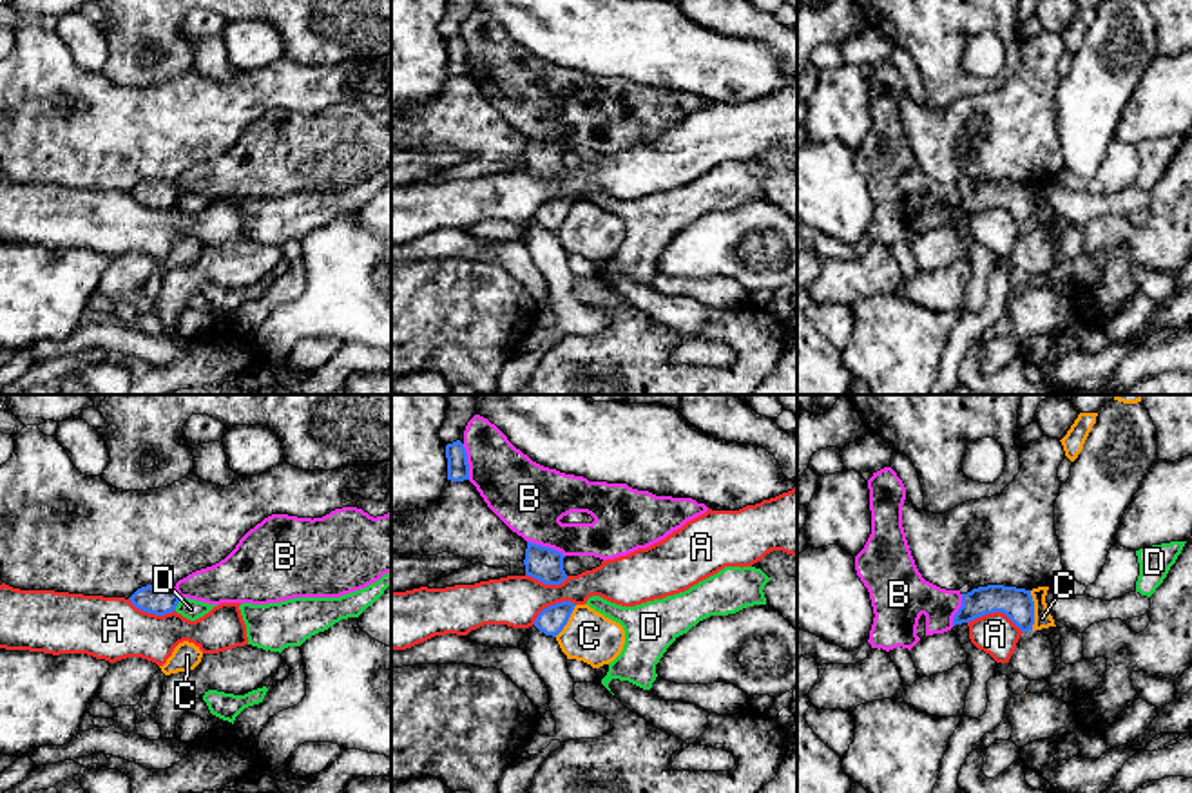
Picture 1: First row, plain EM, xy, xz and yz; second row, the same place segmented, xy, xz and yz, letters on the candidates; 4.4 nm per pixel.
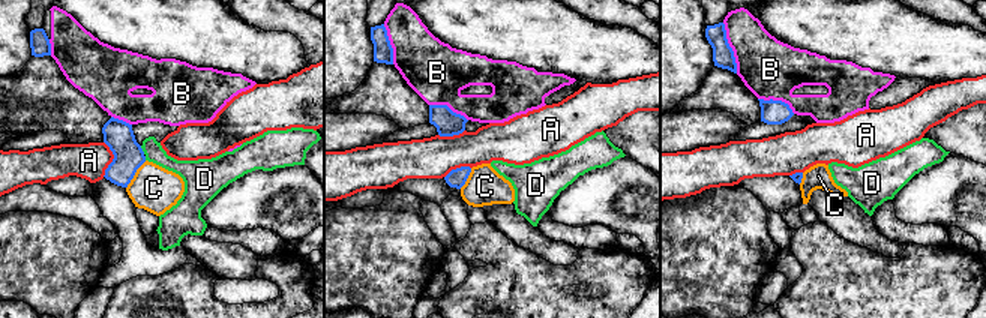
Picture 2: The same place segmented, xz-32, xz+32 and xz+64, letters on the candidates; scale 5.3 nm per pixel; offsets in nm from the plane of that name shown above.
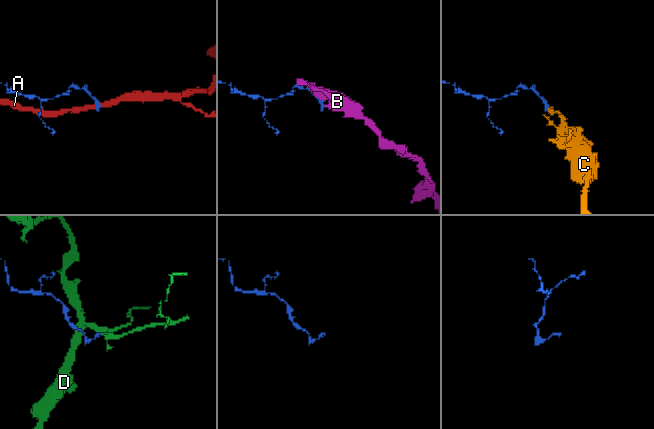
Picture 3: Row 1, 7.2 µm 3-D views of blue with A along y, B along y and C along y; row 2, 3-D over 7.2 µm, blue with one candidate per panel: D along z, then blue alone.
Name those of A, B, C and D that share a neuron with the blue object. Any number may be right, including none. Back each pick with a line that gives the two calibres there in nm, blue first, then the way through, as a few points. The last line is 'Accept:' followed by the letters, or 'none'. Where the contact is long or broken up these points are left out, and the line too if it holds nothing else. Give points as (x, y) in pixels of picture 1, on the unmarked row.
Accept: none

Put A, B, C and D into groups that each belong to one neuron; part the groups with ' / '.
A / B / C / D

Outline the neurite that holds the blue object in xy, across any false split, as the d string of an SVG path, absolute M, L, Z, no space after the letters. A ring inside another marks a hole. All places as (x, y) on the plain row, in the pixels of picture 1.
M147 179L138 183L130 192L130 197L149 208L165 210L176 205L179 190L174 181L168 179Z

